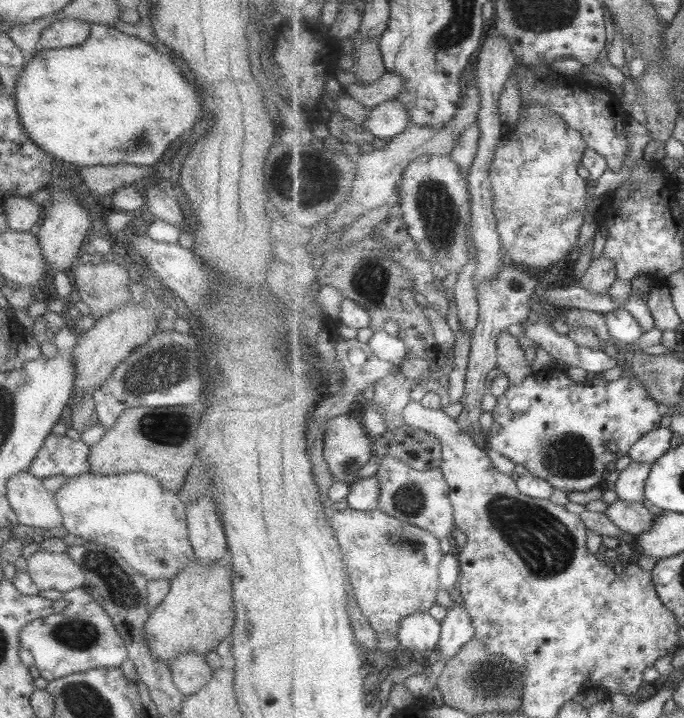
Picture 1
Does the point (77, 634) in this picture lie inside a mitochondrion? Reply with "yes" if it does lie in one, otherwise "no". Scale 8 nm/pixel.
yes

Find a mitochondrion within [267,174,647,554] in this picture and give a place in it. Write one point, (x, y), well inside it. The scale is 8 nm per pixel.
(570, 457)

